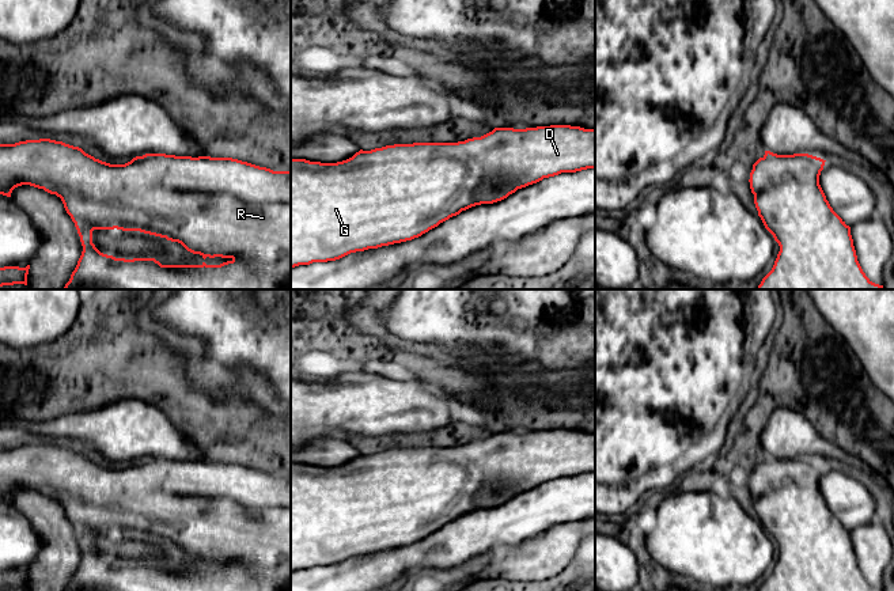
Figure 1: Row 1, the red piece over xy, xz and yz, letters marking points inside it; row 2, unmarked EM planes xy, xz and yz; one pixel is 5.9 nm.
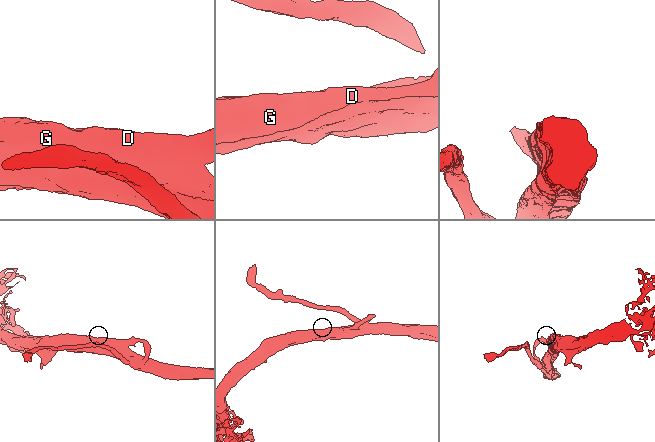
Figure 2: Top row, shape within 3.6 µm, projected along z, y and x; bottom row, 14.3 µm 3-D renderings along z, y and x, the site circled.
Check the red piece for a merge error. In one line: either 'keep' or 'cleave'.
keep

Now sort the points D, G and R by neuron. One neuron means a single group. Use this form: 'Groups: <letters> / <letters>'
Groups: D G R

